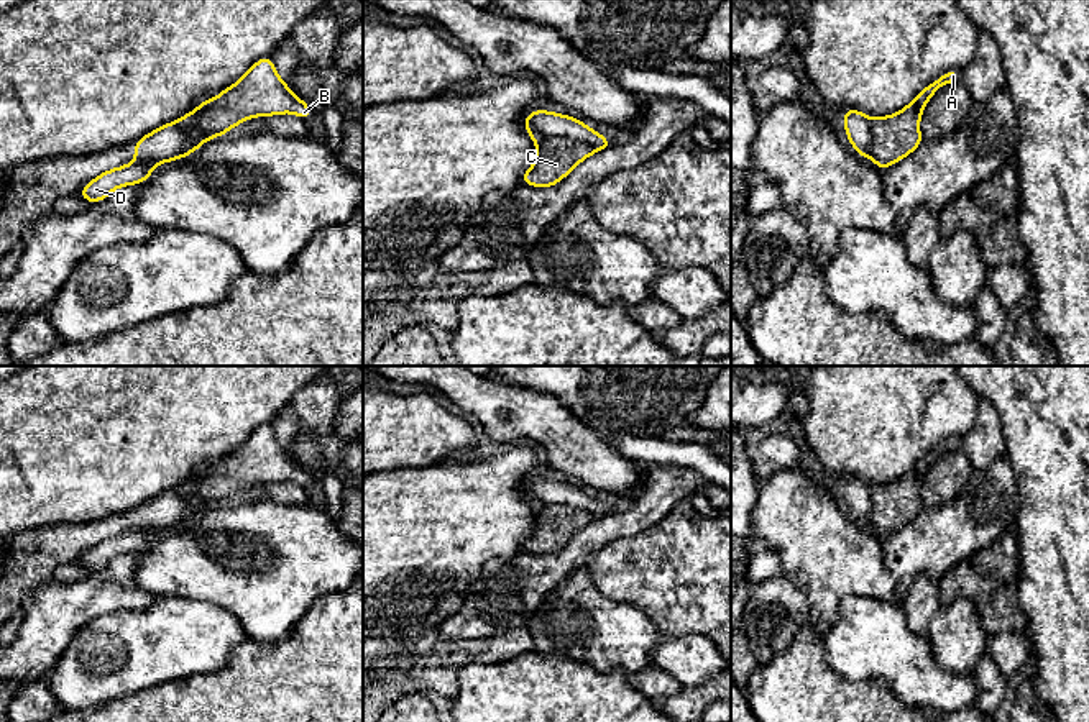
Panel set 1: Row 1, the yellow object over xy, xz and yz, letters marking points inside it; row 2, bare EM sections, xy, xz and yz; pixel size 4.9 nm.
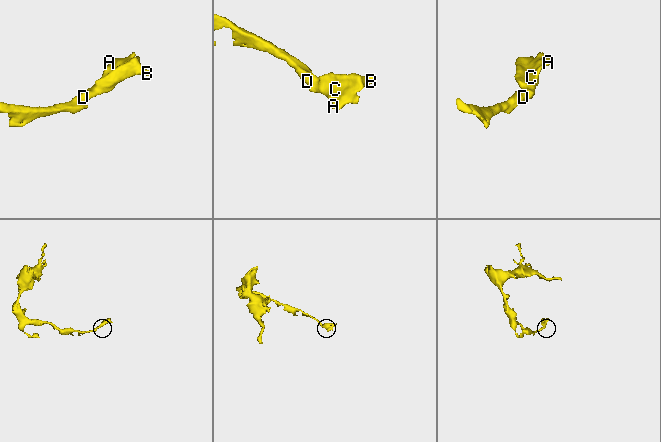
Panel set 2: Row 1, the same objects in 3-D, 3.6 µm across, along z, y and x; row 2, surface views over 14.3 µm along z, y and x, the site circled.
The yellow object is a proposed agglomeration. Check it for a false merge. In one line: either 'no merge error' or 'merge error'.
merge error

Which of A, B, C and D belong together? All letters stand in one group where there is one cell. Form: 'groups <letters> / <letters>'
groups A C D / B

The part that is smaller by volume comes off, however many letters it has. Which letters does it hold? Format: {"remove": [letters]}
{"remove": ["B"]}

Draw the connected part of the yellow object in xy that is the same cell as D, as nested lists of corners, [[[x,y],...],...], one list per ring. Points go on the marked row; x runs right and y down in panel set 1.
[[[133,161],[130,164],[103,171],[87,185],[84,185],[77,194],[94,205],[100,200],[105,200],[115,189],[146,182],[154,167],[156,166],[151,162]]]

